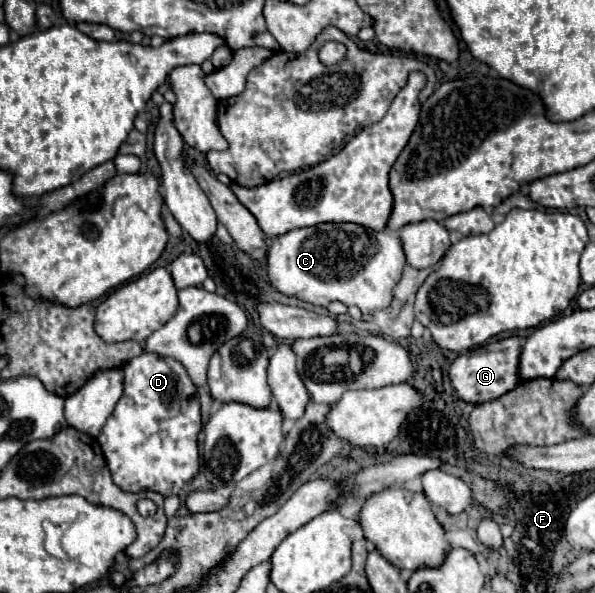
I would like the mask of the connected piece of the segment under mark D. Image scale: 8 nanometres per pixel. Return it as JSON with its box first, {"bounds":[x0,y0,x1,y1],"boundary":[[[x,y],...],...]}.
{"bounds":[97,352,199,496],"boundary":[[[143,352],[125,364],[123,396],[97,440],[119,488],[125,492],[155,490],[171,496],[179,494],[199,470],[199,430],[199,396],[183,364],[175,358]]]}

